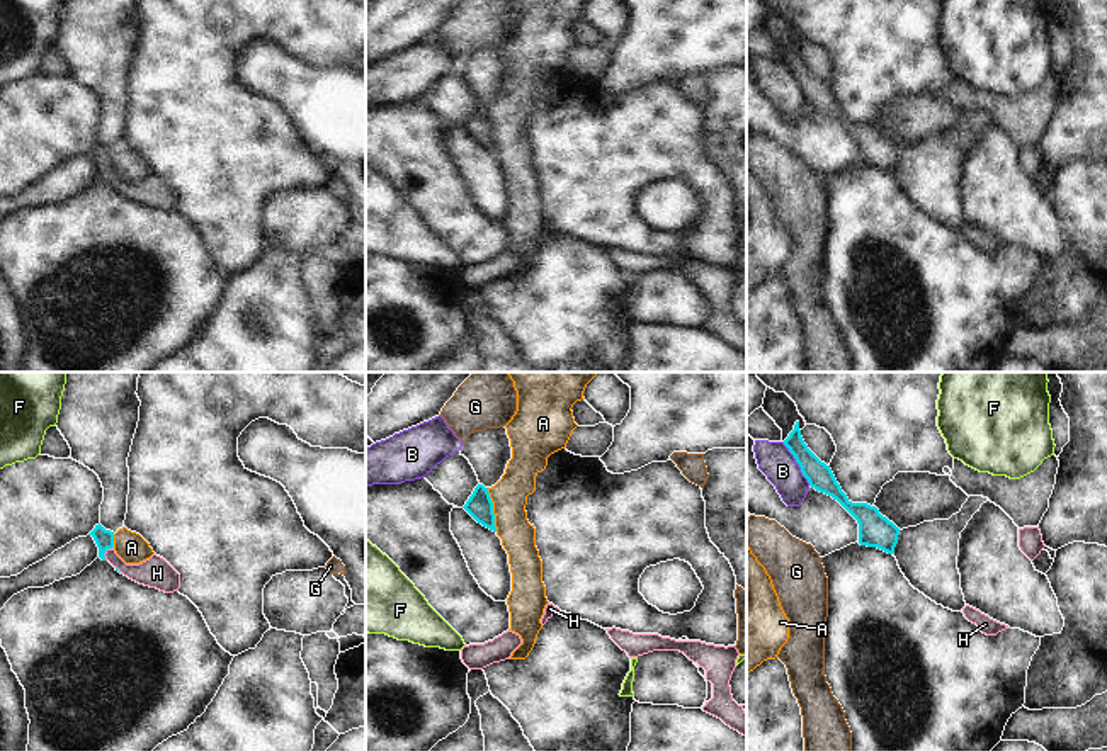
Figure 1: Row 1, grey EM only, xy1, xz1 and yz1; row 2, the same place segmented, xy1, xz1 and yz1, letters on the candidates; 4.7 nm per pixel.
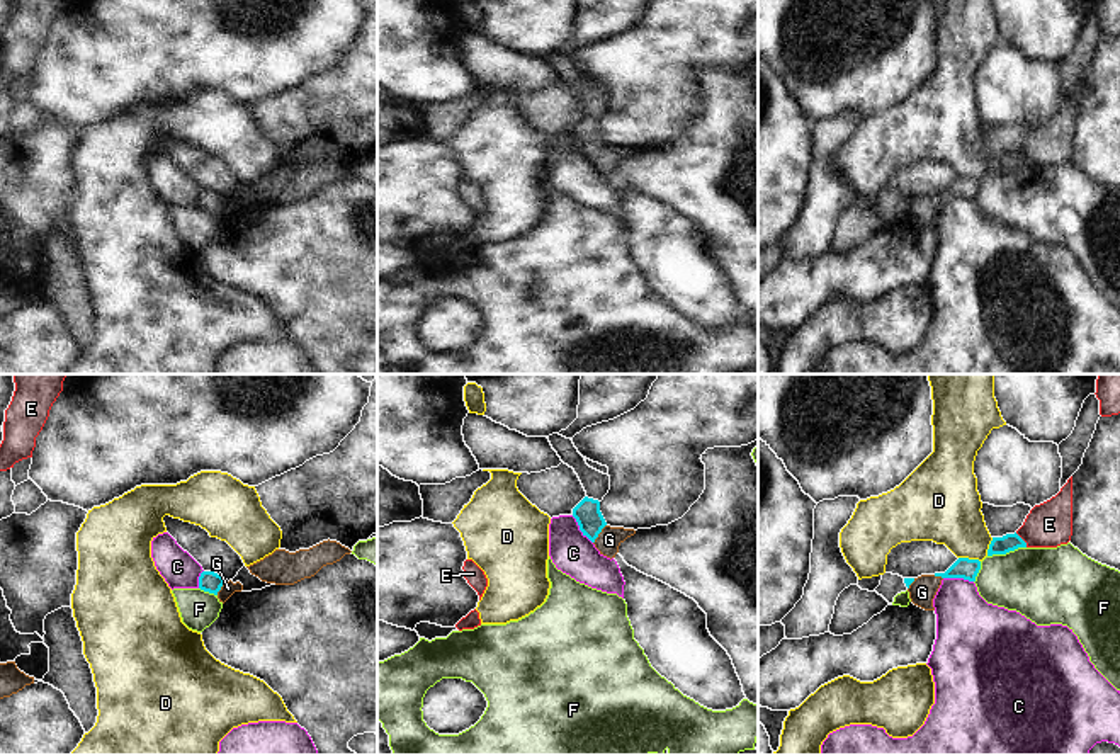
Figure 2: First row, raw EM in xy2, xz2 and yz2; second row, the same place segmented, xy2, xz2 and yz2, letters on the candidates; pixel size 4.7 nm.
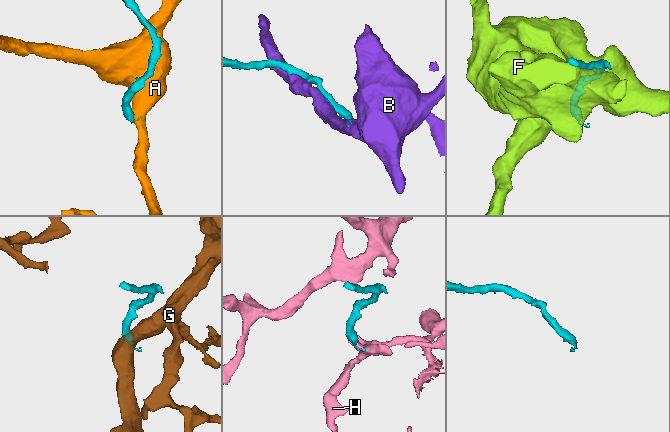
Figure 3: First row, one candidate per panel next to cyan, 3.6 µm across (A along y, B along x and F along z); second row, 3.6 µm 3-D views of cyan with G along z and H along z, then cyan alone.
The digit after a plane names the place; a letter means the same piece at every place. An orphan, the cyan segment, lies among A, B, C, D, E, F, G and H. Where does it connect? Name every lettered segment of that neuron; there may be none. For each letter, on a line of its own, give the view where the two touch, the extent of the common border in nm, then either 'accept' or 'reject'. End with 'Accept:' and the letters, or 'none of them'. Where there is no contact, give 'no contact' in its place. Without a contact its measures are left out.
A: contact in xz1; length 220 nm; reject
B: contact in yz1; length 240 nm; reject
C: contact in yz2; length 150 nm; reject
D: contact in yz2; length 110 nm; reject
E: contact in yz2; length 90 nm; reject
F: contact in yz2; length 190 nm; reject
G: contact in xz2; length 110 nm; reject
H: contact in xy1; length 80 nm; accept
Accept: H

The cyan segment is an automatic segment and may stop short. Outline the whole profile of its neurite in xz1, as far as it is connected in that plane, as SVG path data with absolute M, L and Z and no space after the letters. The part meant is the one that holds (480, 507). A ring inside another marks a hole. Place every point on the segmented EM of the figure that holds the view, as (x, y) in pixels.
M478 484L463 506L478 523L497 532L493 501L490 498L488 488Z

